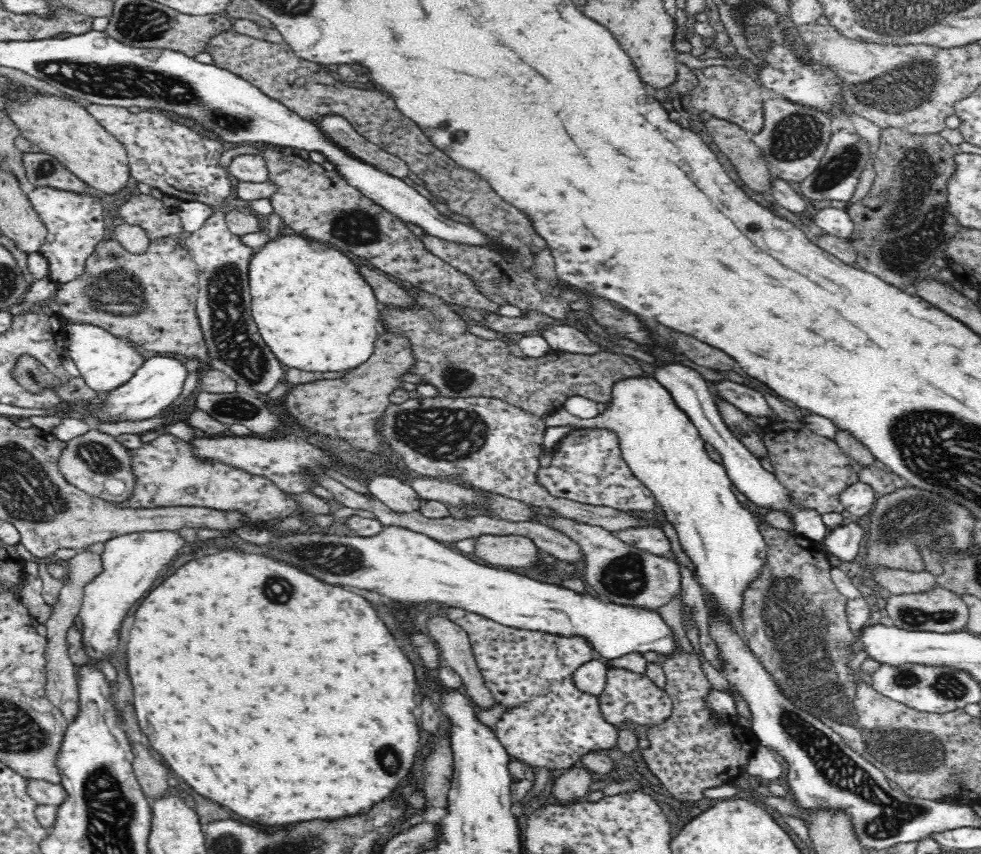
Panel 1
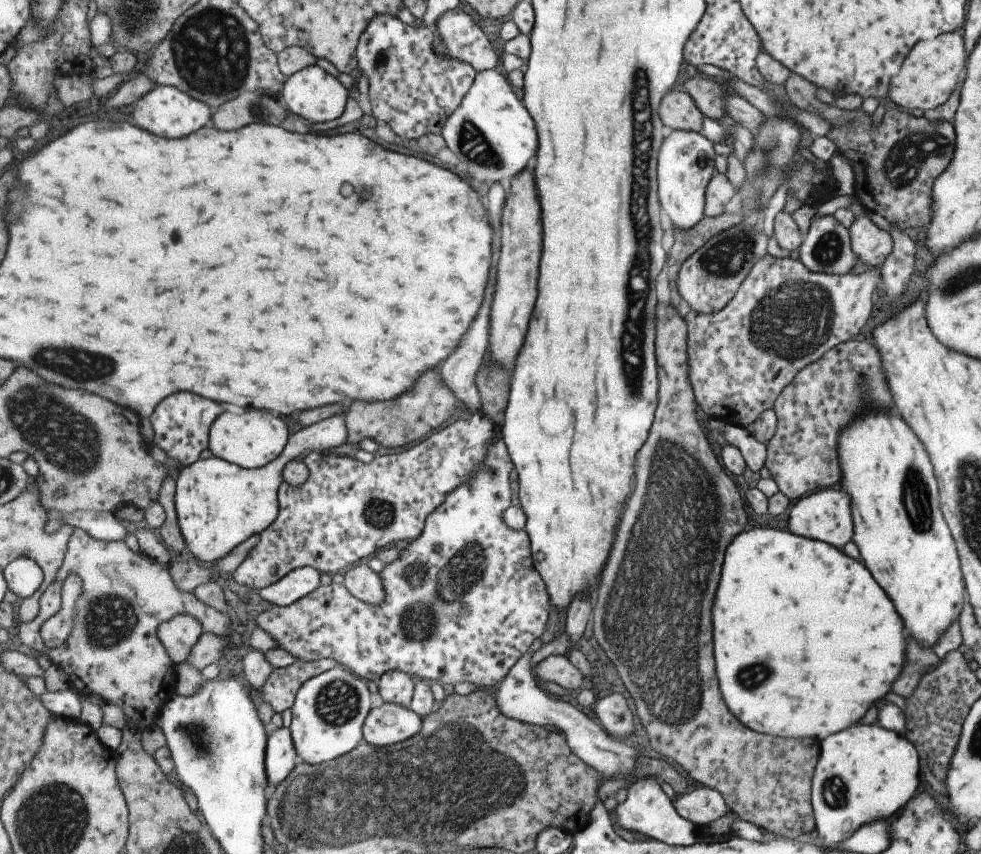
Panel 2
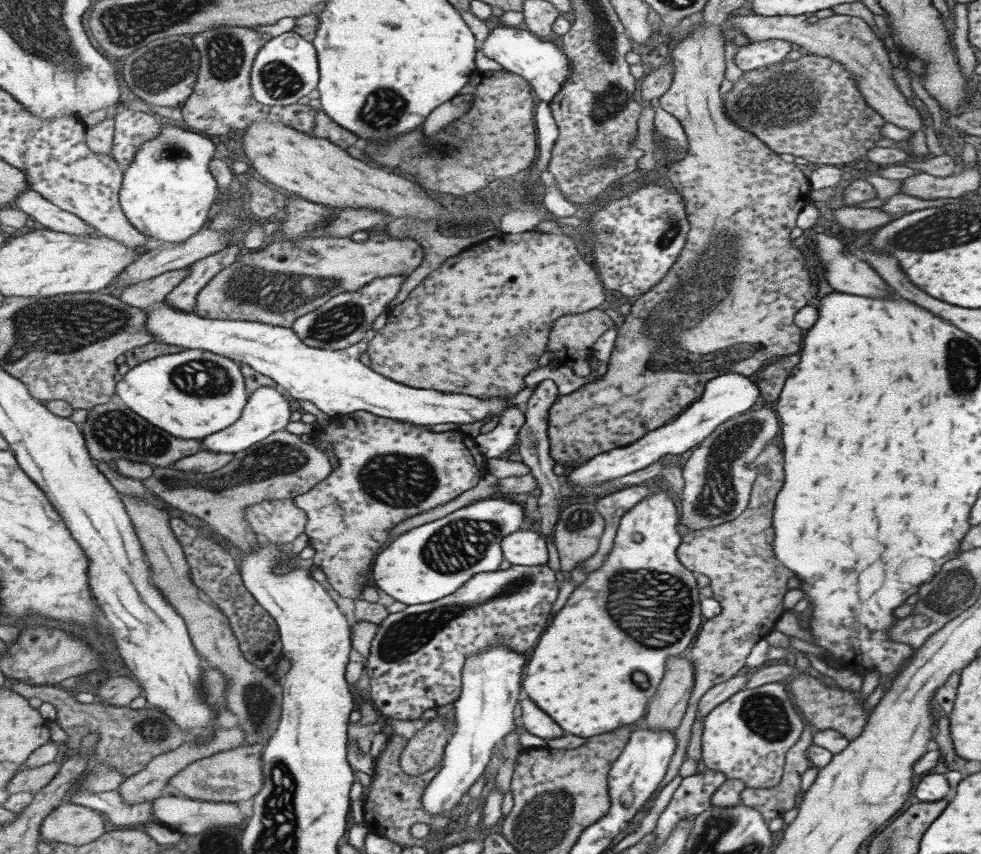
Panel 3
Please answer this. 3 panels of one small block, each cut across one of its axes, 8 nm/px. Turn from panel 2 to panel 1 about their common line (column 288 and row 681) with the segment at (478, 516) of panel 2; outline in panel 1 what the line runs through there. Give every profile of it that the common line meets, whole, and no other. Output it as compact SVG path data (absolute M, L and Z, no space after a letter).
M608 670L606 688L600 694L600 700L602 700L602 712L606 720L616 726L624 726L624 724L640 724L640 726L650 724L652 726L668 718L672 712L672 700L668 698L666 690L664 692L658 690L656 684L650 682L648 676L638 676L626 670Z

